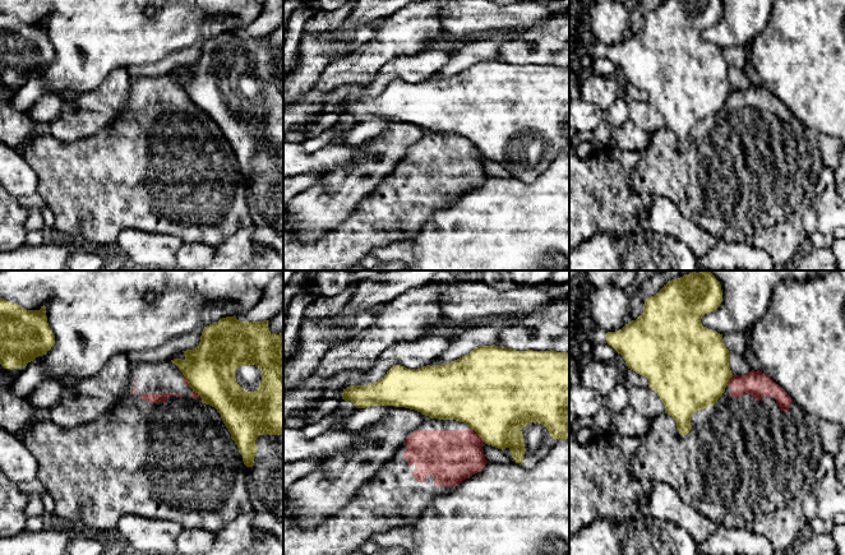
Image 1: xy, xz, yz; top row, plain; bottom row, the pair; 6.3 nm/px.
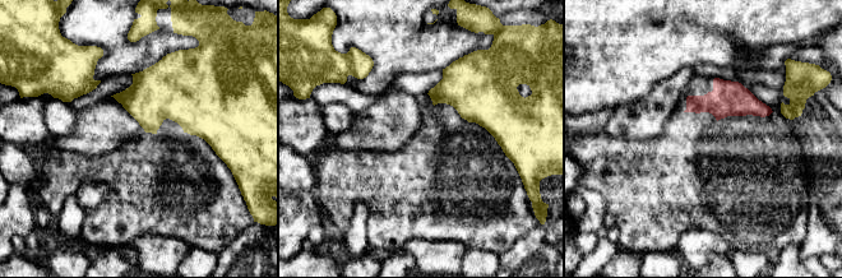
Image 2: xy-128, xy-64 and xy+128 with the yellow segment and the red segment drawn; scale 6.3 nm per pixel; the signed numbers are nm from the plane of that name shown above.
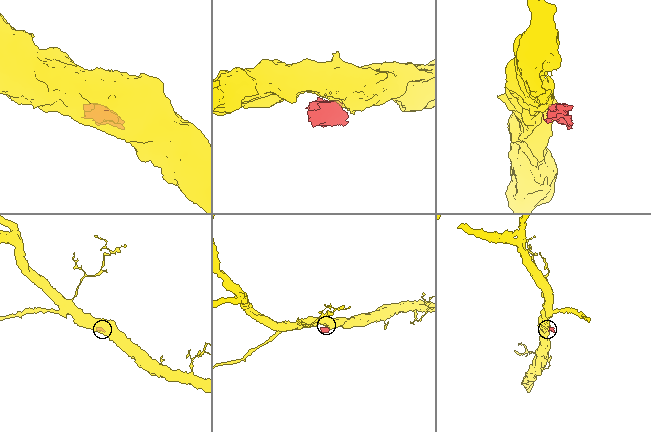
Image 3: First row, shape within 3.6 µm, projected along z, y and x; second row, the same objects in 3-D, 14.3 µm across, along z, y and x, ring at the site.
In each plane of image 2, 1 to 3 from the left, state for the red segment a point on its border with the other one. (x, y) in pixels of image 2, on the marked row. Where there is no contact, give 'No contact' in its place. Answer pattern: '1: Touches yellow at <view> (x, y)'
1: No contact
2: No contact
3: No contact

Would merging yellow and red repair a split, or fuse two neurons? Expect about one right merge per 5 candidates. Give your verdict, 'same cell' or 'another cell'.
another cell

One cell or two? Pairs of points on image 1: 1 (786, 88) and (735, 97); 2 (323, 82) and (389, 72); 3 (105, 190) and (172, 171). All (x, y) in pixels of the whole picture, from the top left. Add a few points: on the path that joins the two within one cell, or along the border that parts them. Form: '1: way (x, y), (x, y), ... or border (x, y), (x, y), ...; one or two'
1: border (758, 83), (767, 88), (790, 112); two
2: border (402, 58), (389, 59), (365, 87); two
3: way (121, 190), (153, 190), (156, 188); one

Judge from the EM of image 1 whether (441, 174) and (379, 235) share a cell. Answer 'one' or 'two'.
one

